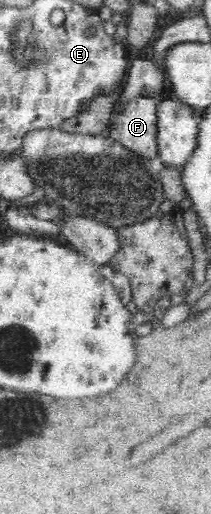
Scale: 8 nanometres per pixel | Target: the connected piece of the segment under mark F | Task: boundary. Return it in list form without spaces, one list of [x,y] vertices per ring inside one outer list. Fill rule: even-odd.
[[[155,97],[122,101],[118,116],[106,133],[129,150],[147,159],[158,158],[158,105]]]

